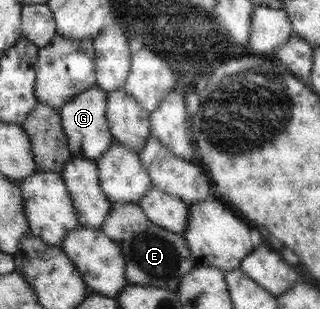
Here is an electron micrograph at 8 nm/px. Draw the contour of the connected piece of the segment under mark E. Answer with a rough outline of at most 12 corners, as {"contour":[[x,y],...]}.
{"contour":[[112,202],[100,229],[128,284],[176,292],[196,266],[185,238]]}

